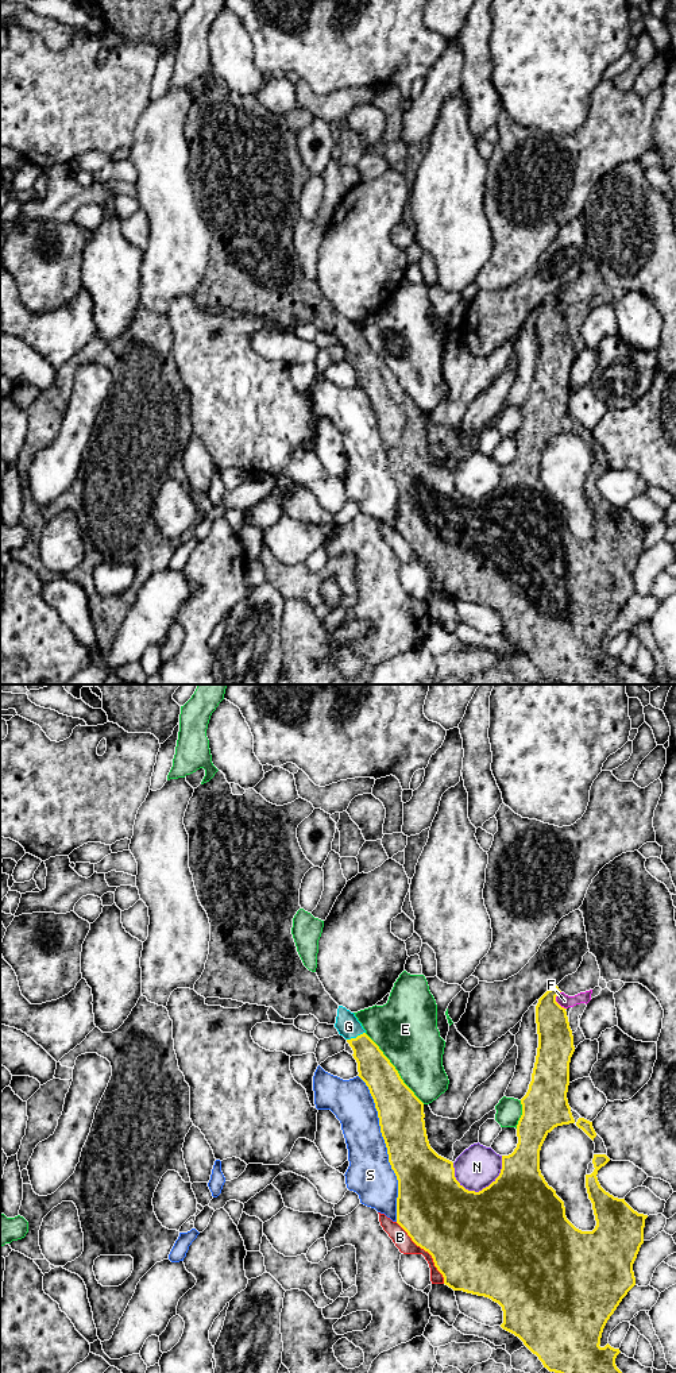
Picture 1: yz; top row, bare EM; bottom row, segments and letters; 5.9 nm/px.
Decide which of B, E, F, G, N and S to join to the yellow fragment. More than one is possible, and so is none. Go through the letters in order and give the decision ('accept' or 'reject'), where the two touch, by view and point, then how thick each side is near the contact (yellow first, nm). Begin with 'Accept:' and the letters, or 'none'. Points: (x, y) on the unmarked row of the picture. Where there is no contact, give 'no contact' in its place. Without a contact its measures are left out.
Accept: G
B: reject; contact yz (427, 559); calibres 480 and 100 nm
E: reject; contact yz (394, 377); calibres 260 and 380 nm
F: reject; contact yz (555, 309); calibres 200 and 80 nm
G: accept; contact yz (356, 346); calibres 200 and 140 nm
N: reject; contact yz (486, 496); calibres 500 and 240 nm
S: reject; contact yz (386, 455); calibres 300 and 260 nm

